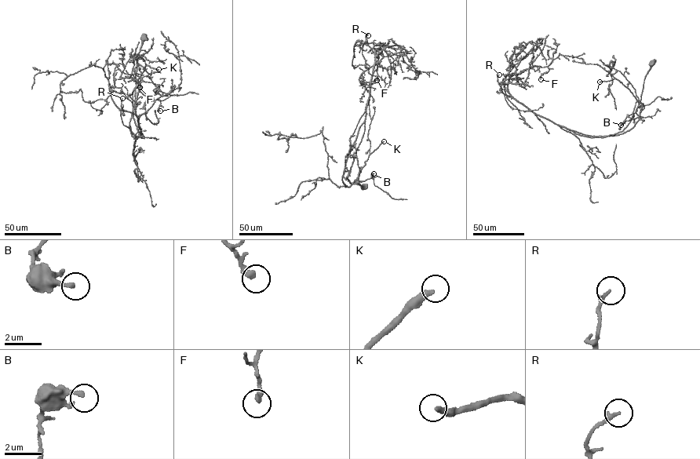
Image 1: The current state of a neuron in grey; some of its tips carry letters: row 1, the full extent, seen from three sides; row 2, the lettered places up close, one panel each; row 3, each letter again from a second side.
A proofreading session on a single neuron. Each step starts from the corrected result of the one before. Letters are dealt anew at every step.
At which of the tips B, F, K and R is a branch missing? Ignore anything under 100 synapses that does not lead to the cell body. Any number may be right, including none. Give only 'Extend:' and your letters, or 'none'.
Extend: K

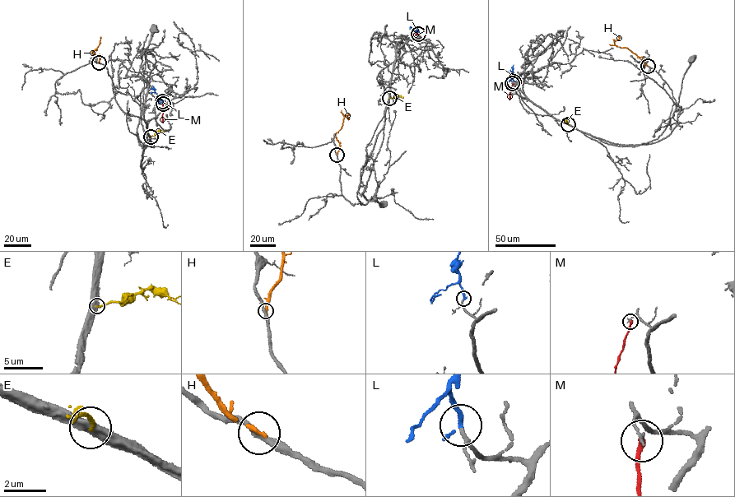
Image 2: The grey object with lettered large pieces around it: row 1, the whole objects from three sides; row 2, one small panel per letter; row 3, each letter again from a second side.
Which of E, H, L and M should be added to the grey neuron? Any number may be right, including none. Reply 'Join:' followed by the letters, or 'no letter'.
Join: L

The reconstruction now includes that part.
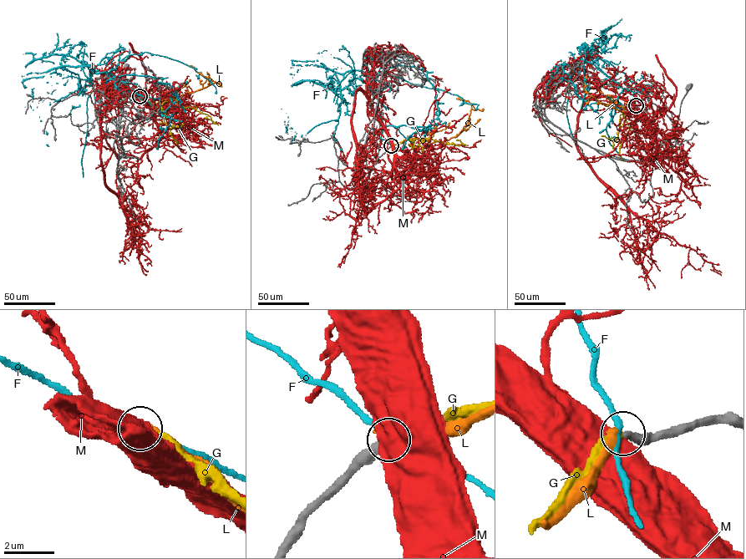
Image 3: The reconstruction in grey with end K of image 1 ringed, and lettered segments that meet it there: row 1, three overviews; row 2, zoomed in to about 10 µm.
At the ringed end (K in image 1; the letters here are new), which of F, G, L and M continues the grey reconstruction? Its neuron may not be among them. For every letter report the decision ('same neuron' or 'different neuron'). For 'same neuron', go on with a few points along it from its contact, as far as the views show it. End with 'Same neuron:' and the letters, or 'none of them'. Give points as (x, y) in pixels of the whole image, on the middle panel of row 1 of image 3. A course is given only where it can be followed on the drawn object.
F: different neuron
G: same neuron; it runs (391, 145), (404, 139), (429, 138), (448, 144), (468, 144)
L: different neuron
M: different neuron
Same neuron: G

